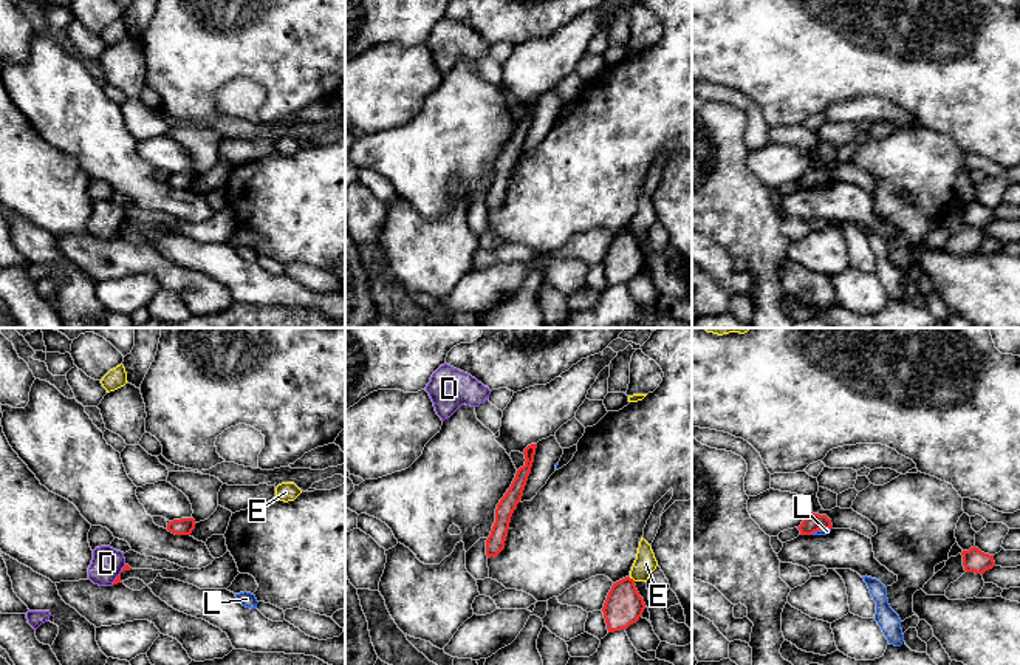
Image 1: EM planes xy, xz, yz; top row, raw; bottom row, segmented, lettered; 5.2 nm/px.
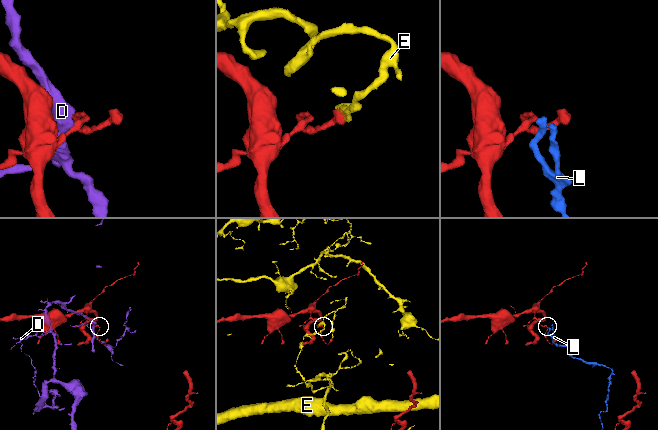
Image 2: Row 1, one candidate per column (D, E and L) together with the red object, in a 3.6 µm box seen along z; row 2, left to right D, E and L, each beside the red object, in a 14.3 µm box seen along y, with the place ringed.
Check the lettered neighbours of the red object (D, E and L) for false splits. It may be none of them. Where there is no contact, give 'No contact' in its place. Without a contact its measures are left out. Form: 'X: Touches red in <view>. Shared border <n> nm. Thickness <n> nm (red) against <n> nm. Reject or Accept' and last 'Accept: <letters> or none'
D: Touches red in xy. Shared border 140 nm. Thickness 30 nm (red) against 160 nm. Reject
E: Touches red in xz. Shared border 40 nm. Thickness 200 nm (red) against 110 nm. Reject
L: Touches red in yz. Shared border 110 nm. Thickness 90 nm (red) against 30 nm. Reject
Accept: none

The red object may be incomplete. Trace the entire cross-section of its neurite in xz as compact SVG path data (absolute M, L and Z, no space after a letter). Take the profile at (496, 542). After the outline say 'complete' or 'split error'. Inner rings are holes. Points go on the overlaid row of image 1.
M531 444L525 448L523 452L526 459L525 466L517 470L511 487L497 504L495 523L492 526L491 535L486 540L488 558L497 557L505 549L511 517L517 509L517 504L522 501L523 490L534 462L536 448L537 448L537 444Z; complete

